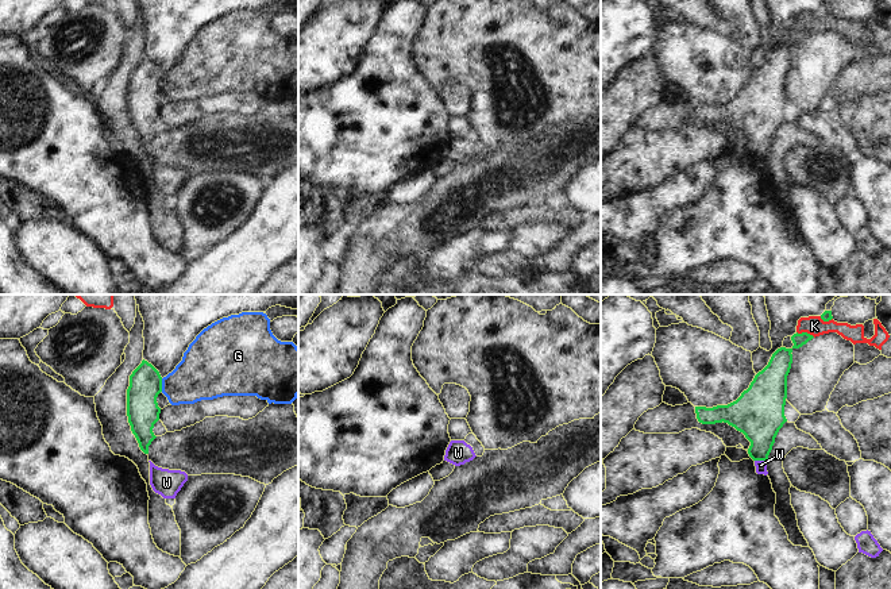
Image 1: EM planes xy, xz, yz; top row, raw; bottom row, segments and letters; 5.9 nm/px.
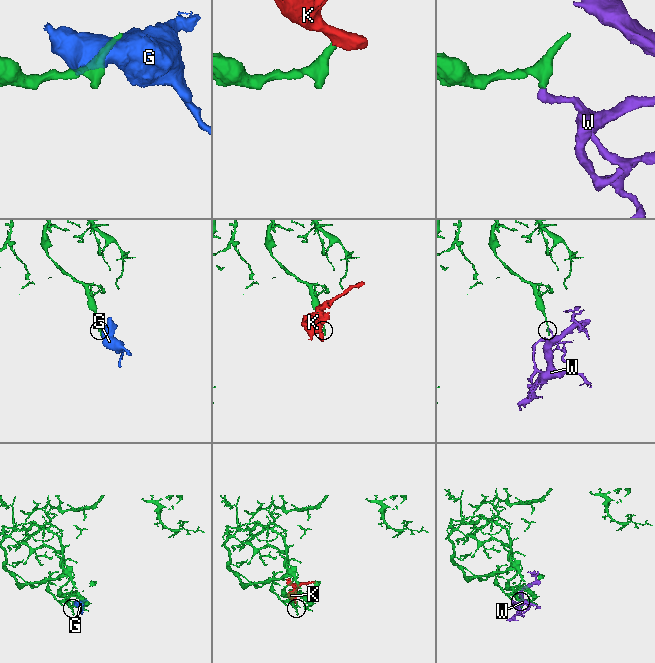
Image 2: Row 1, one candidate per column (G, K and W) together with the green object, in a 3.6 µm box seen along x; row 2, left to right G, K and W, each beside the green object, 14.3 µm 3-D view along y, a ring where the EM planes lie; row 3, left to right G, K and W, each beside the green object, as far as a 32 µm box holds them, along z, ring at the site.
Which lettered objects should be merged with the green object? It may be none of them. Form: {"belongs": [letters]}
{"belongs": []}

